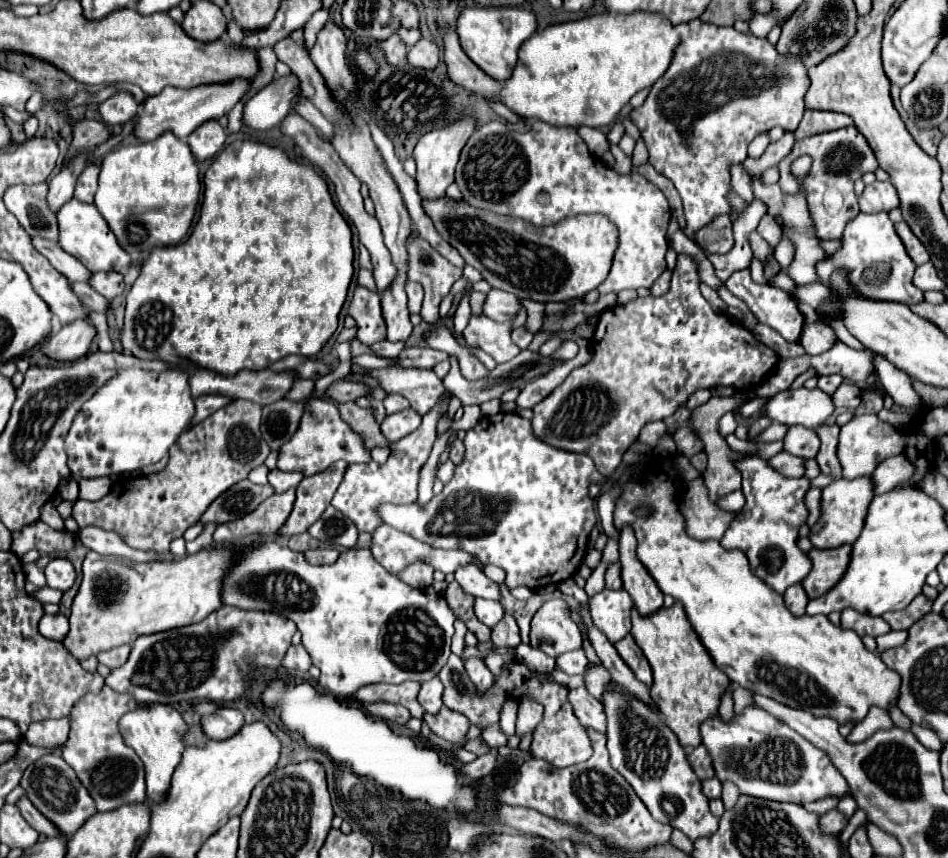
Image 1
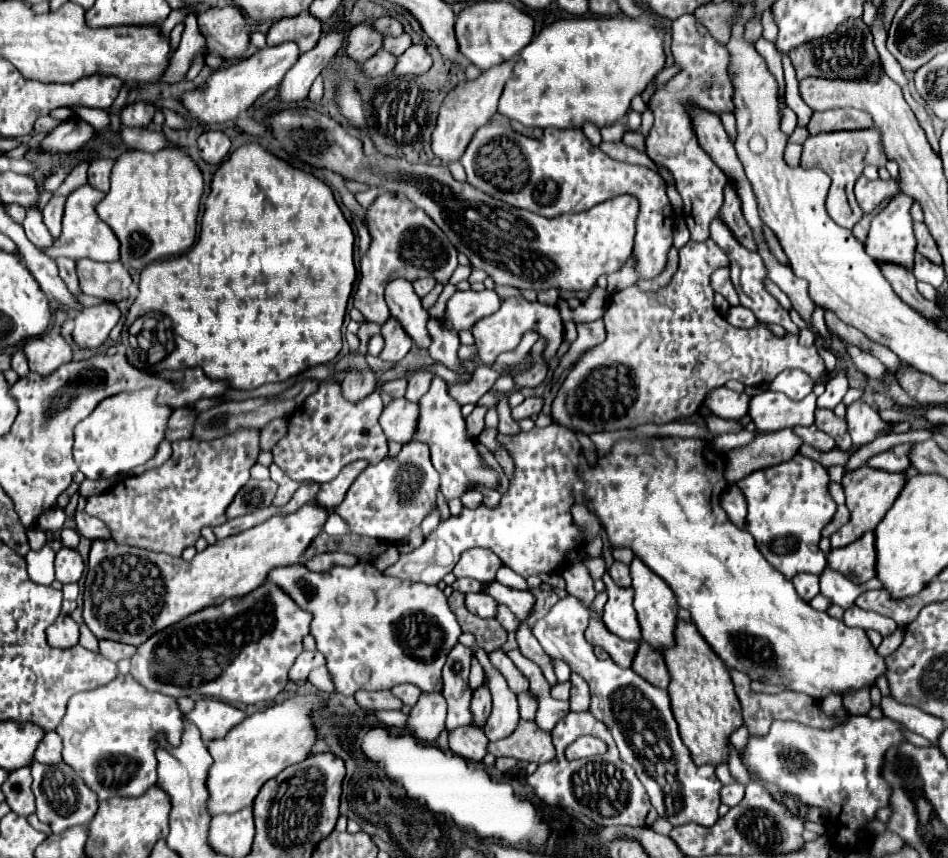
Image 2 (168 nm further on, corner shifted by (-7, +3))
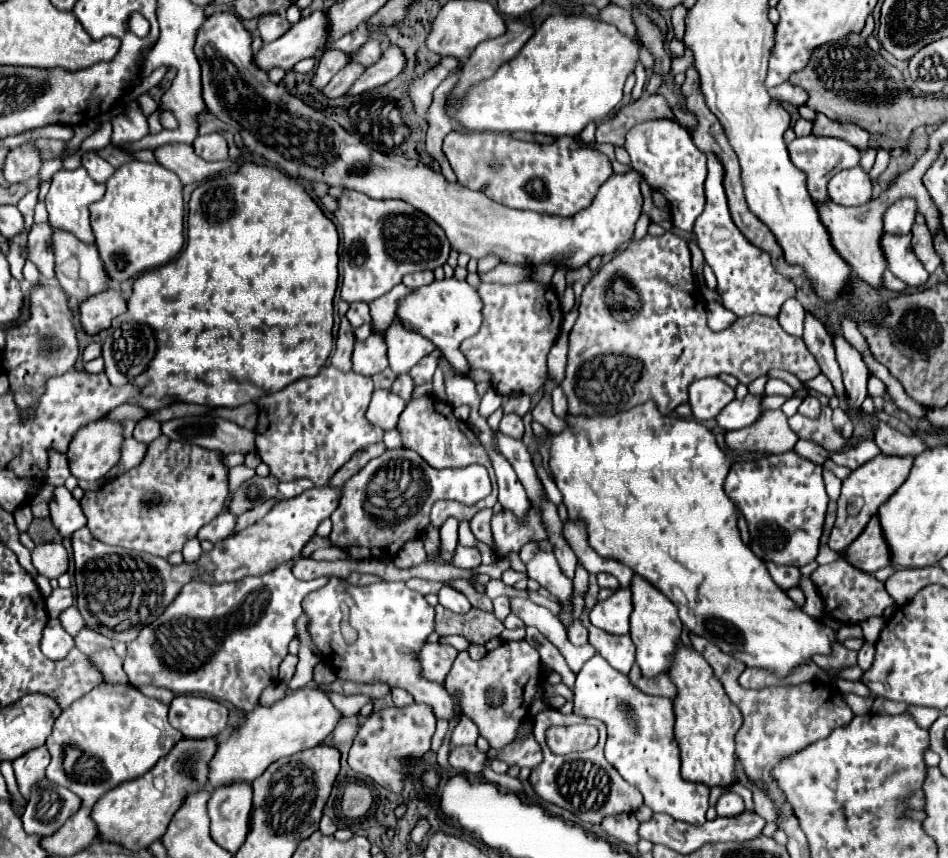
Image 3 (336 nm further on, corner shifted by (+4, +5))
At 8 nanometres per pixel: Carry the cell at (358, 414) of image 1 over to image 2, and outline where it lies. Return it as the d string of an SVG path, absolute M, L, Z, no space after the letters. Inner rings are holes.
M347 332L345 334L345 340L349 343L351 357L347 361L345 379L343 379L341 387L343 387L343 395L349 401L359 401L359 399L367 397L371 391L377 389L377 377L369 369L369 365L365 361L365 355L357 355L359 337L356 334Z

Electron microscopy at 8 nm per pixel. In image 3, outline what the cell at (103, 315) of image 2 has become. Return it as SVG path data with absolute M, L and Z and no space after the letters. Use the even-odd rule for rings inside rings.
M116 289L92 295L80 303L80 325L86 335L98 335L108 329L114 317L126 311L126 301Z

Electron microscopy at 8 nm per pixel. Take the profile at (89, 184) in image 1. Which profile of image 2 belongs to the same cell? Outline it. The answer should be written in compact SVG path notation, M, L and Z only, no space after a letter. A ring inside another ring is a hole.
M95 159L95 161L91 161L91 165L89 165L89 183L95 189L107 193L109 191L111 169L113 169L113 159Z

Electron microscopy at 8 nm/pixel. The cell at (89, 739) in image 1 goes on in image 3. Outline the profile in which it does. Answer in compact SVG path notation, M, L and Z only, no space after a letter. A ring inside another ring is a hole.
M102 683L74 701L54 721L52 735L46 739L52 755L46 777L74 791L84 807L92 807L96 799L116 785L150 771L162 755L172 751L180 737L182 733L176 733L168 723L168 707L164 703L146 697L130 683Z

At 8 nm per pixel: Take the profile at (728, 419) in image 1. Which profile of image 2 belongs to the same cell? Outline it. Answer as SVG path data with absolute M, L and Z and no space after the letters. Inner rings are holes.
M725 386L717 387L707 395L704 405L721 419L739 419L745 415L749 403L747 393L737 393Z

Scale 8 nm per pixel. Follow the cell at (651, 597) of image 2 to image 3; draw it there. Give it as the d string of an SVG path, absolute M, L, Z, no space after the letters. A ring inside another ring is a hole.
M632 577L630 583L632 591L632 605L634 611L630 615L630 637L636 645L636 663L642 669L644 677L656 677L660 673L666 673L672 663L672 653L676 649L676 641L682 631L682 621L678 617L676 605L664 597L654 585L648 585L644 577Z

